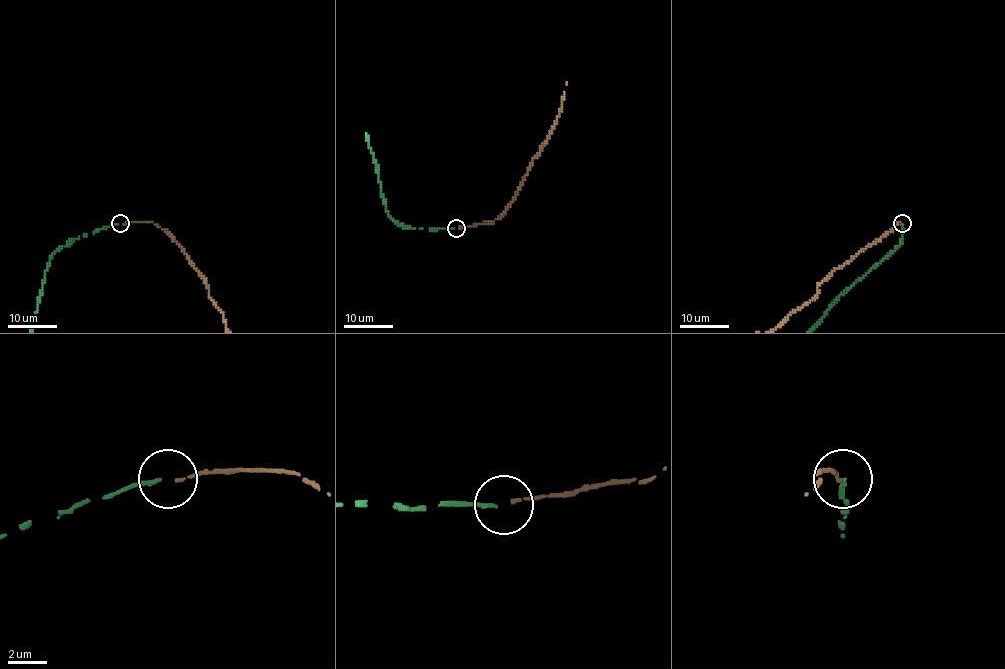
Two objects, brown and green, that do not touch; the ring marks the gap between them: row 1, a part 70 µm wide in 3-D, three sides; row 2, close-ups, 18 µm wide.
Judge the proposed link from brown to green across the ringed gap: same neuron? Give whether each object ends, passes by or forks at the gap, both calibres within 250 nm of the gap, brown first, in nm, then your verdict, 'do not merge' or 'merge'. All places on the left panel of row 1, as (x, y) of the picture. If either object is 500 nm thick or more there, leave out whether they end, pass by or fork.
brown ends; green ends; calibres 140 and 190 nm; merge

